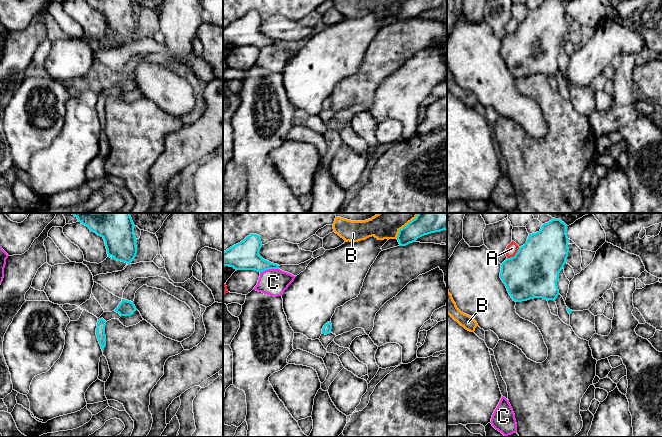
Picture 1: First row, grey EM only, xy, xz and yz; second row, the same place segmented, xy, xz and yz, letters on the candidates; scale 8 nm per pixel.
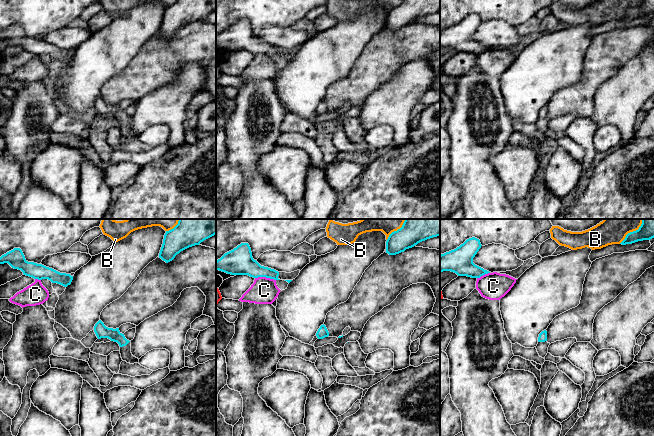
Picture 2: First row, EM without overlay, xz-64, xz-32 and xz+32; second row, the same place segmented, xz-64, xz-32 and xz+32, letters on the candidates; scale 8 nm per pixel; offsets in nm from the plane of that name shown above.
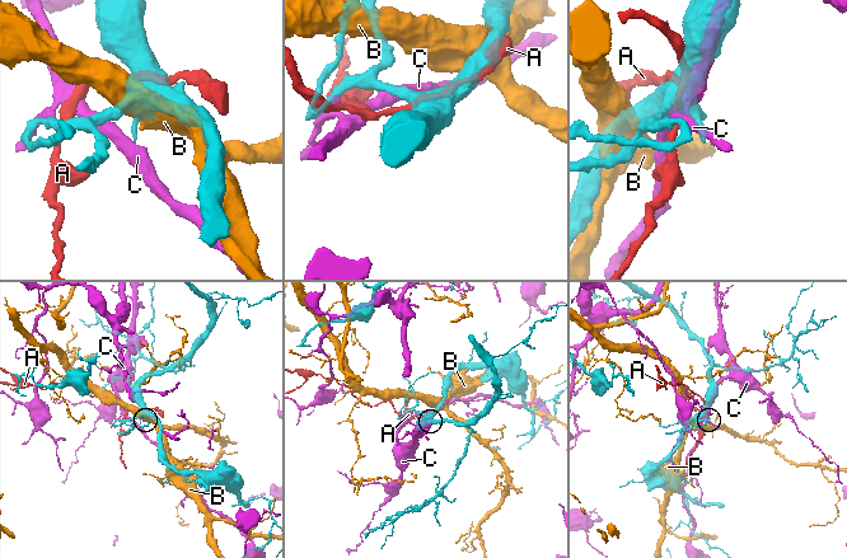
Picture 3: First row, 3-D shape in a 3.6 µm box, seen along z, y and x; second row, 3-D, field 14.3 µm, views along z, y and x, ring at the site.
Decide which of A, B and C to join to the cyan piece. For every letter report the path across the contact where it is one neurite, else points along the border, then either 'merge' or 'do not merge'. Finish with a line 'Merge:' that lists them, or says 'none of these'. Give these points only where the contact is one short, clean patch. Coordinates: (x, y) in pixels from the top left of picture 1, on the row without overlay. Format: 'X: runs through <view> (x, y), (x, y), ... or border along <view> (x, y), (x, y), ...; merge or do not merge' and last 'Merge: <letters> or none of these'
A: do not merge
B: do not merge
C: do not merge
Merge: none of these

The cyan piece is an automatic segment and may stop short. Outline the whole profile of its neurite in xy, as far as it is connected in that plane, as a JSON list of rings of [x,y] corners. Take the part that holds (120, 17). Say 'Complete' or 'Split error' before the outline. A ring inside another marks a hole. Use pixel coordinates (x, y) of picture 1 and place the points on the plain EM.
Complete. [[[83,0],[105,17],[108,33],[130,40],[137,30],[134,0]]]

